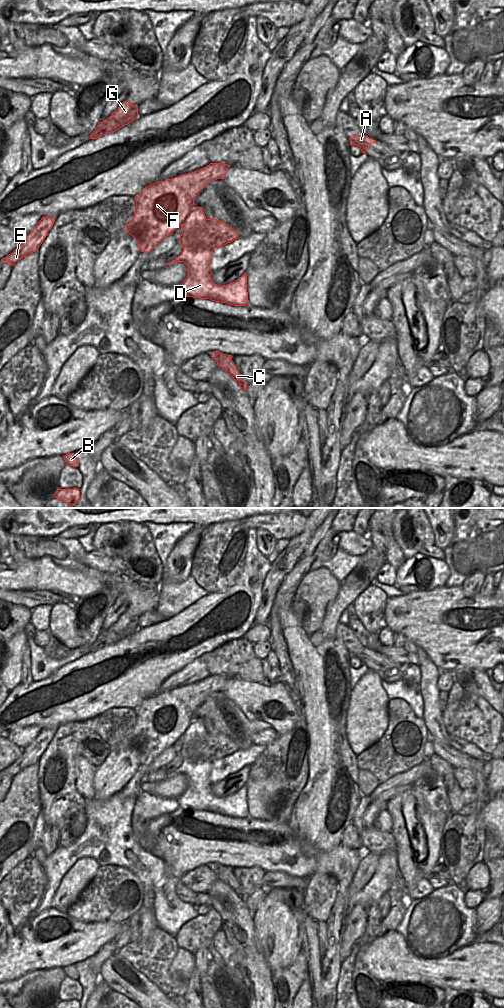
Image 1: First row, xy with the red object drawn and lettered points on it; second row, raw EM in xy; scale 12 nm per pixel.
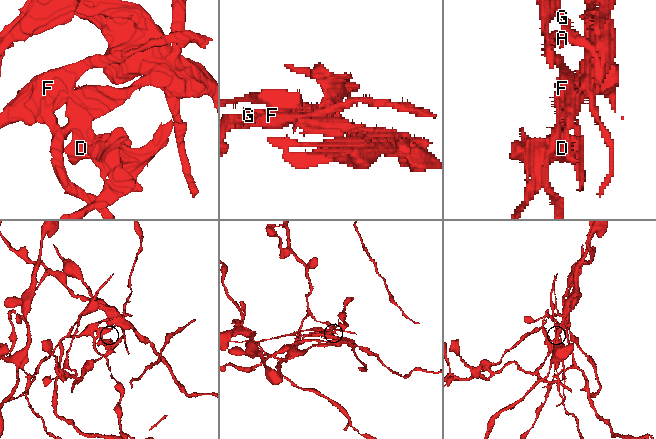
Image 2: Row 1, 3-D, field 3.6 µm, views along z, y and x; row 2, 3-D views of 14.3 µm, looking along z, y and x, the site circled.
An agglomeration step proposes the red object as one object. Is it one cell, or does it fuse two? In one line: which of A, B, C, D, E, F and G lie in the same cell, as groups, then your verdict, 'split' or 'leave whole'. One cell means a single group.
groups A F / B C D E G; split

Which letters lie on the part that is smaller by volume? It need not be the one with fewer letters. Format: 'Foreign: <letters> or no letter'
Foreign: A, F

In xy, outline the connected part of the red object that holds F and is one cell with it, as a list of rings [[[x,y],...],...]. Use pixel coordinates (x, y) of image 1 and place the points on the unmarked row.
[[[210,675],[206,679],[192,685],[183,686],[165,693],[156,694],[145,699],[138,708],[135,726],[124,741],[137,753],[139,763],[147,765],[151,763],[163,750],[167,749],[183,736],[192,722],[194,710],[209,694],[224,691],[230,677],[225,675]]]

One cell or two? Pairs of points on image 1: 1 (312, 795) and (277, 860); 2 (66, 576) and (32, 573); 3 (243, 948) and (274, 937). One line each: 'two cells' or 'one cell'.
1: two cells
2: one cell
3: two cells

